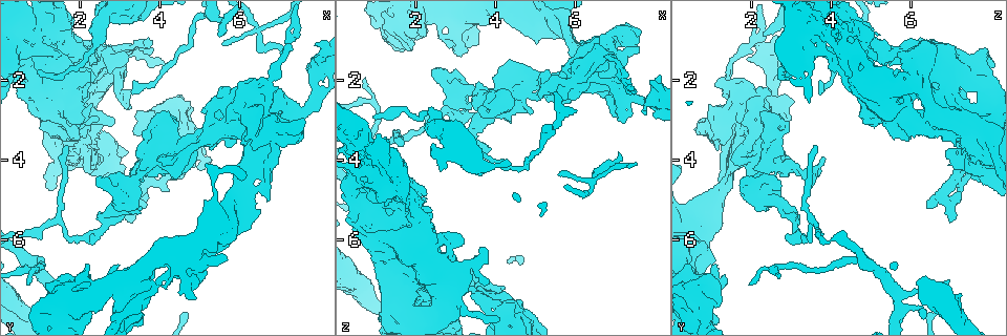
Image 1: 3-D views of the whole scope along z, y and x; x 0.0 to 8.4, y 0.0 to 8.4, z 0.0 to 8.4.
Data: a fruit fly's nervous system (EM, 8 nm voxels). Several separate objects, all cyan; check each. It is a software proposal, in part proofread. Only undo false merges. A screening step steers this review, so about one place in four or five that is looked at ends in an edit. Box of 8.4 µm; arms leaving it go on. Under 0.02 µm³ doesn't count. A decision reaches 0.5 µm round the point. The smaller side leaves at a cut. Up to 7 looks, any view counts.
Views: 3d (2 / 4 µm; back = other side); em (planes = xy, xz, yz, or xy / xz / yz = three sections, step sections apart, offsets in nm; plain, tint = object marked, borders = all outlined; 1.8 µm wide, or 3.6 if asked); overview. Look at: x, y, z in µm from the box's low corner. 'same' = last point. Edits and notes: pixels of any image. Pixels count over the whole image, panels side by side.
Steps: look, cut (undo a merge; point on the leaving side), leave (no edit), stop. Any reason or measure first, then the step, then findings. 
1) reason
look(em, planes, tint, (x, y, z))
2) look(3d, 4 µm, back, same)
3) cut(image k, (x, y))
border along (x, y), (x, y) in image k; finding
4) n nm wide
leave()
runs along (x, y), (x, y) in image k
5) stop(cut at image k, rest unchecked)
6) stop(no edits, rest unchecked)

sudden change in width
look(3d, 2 µm, back, (1.10, 2.90, 6.90))

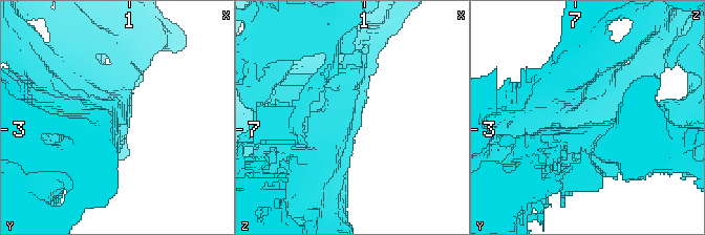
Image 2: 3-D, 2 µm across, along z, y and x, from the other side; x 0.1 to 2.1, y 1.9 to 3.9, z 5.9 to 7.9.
look(em, yz, step 4, plain, (1.14, 2.84, 6.88))

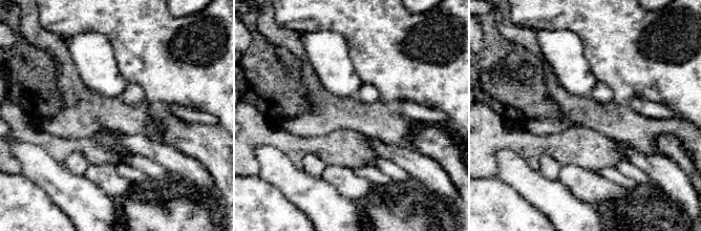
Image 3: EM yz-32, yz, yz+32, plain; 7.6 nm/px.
where the object lies
look(em, yz, step 4, tint, same)

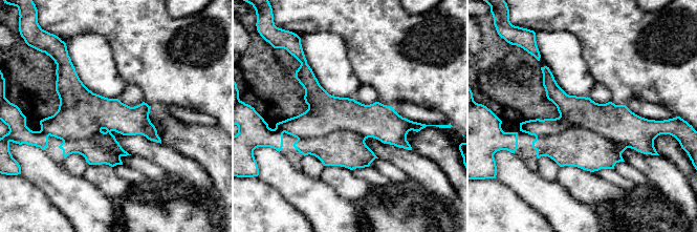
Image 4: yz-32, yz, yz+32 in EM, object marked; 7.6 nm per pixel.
380 nm wide
leave()
all the same cell

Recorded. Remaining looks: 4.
sharp bend
look(3d, 2 µm, (1.90, 1.80, 4.60))

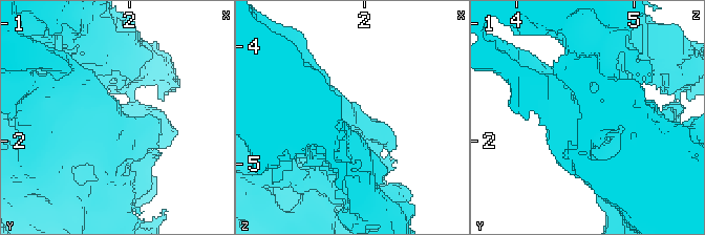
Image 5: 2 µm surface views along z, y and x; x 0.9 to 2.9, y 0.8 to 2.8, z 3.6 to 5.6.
need the tissue
look(em, yz, step 8, tint, (1.90, 1.84, 4.62))

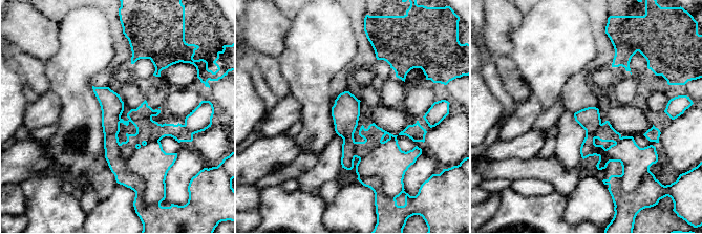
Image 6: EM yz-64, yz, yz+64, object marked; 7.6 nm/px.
190 nm wide
cut(image 6, (147, 129))
the part that leaves runs along (415, 128), (397, 135), (378, 133), (357, 154) in image 6; two cells meet here

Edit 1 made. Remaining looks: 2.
look(overview)

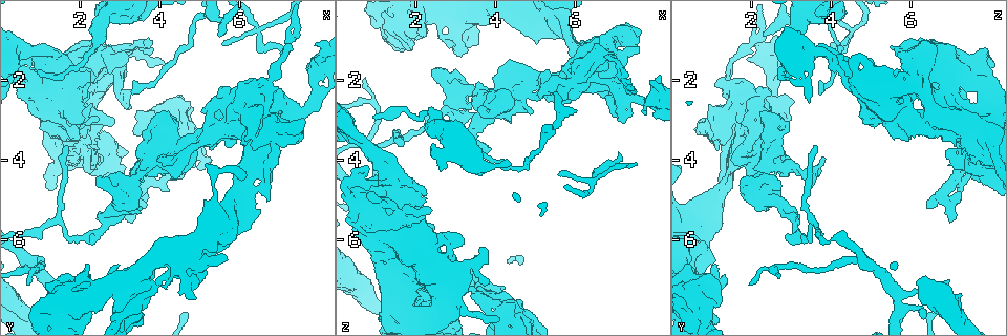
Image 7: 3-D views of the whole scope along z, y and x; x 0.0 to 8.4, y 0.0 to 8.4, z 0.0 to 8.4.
sharp bend
look(em, xz, step 16, tint, (3.15, 4.65, 2.30))

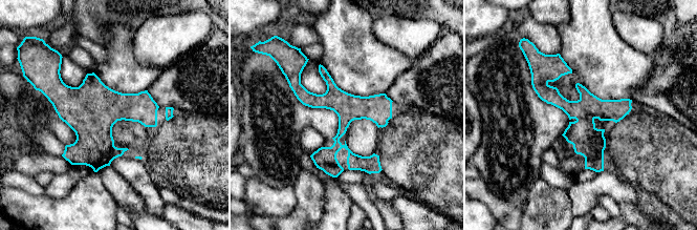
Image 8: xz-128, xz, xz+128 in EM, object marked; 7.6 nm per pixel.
leave()
runs along (293, 83), (342, 112), (338, 142), (376, 170) in image 8; continuous, no second cell

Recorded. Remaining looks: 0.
stop(cut at image 6, rest unchecked)

